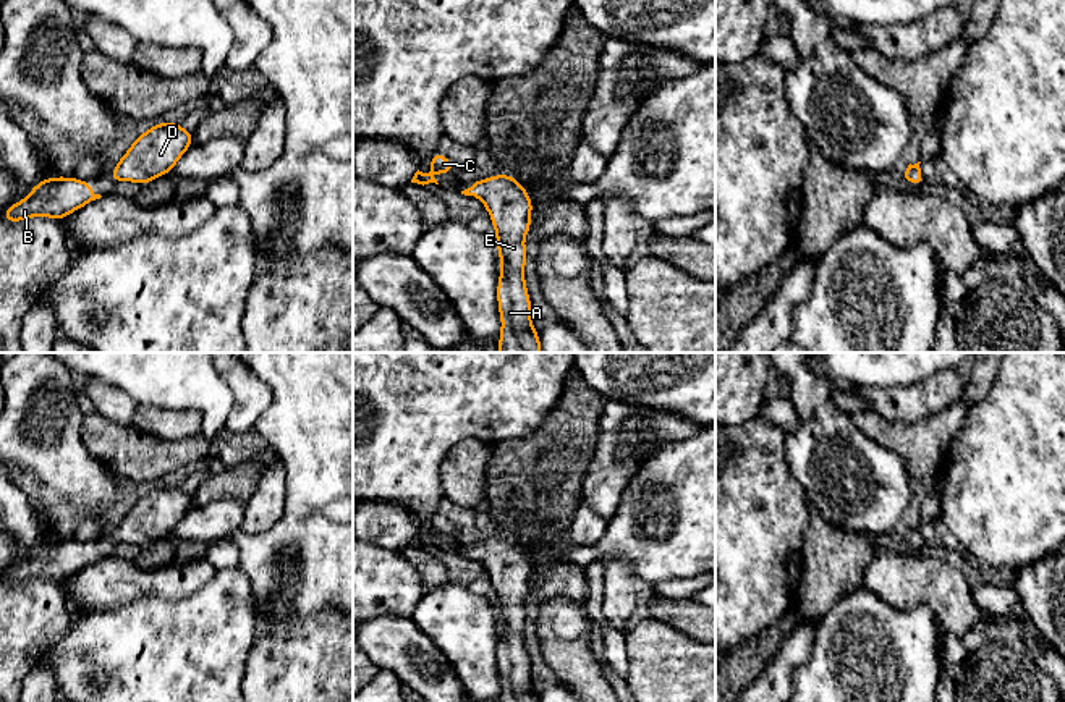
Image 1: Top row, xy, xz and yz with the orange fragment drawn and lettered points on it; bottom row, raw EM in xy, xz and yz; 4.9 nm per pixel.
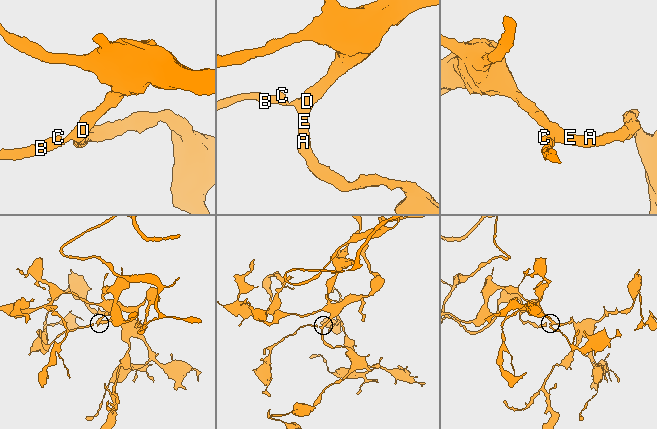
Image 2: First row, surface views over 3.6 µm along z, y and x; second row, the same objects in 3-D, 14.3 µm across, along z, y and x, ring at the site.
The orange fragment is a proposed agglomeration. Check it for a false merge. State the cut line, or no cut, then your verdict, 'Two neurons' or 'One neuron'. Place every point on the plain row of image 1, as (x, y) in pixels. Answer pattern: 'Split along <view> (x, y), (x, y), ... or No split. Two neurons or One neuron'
No split. One neuron

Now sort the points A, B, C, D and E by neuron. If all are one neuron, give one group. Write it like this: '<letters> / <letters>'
A B C D E

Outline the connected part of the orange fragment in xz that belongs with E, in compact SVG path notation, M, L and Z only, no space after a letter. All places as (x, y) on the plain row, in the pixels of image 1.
M503 534L473 543L461 556L484 565L497 597L497 665L502 683L499 702L539 702L531 684L531 660L524 644L524 626L529 621L524 600L531 592L532 561L518 542Z

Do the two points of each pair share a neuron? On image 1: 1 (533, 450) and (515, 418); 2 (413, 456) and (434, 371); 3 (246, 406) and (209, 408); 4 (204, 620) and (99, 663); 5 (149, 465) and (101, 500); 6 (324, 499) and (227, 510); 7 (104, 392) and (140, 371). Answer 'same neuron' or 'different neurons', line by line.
1: different neurons
2: same neuron
3: different neurons
4: same neuron
5: different neurons
6: different neurons
7: different neurons

